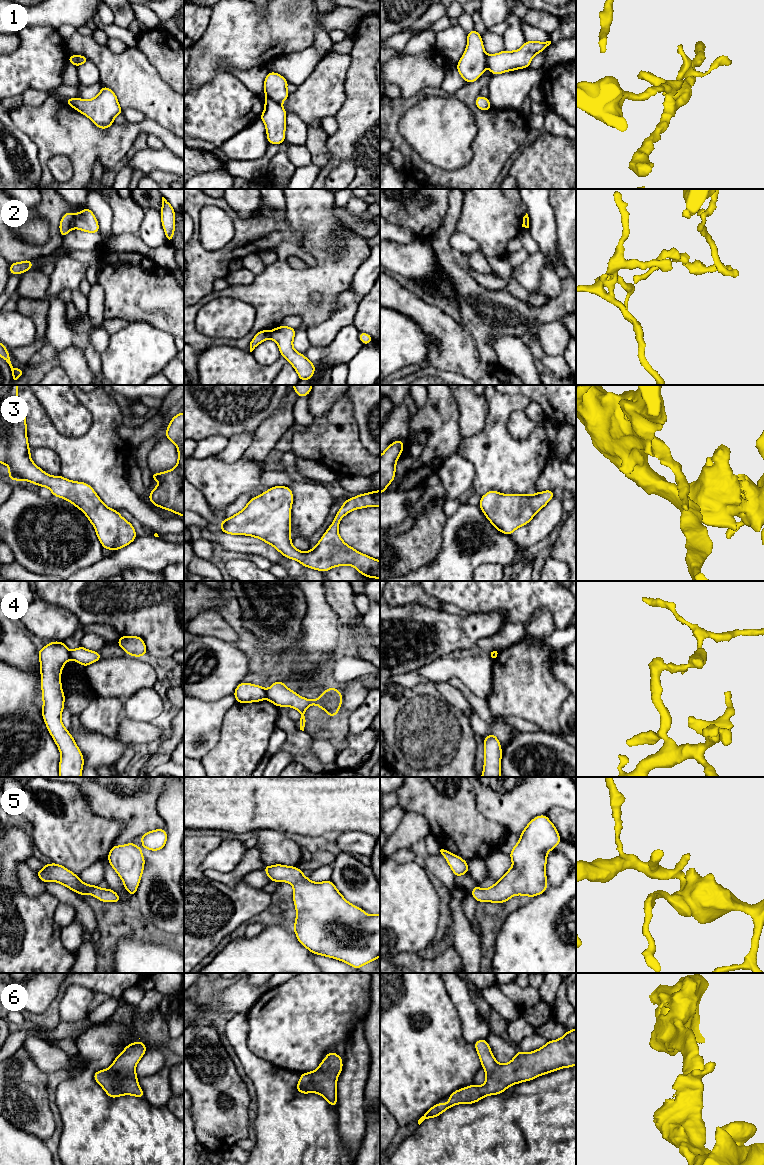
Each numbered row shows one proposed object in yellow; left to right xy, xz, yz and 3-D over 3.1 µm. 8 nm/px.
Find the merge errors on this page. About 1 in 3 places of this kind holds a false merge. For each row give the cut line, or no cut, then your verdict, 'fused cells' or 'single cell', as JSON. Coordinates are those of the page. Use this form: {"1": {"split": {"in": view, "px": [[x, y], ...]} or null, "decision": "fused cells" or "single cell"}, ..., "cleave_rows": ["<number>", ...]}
{"1": {"split": {"in": "xz", "px": [[267, 97], [280, 103]]}, "decision": "fused cells"}, "2": {"split": {"in": "xy", "px": [[75, 214], [72, 227]]}, "decision": "fused cells"}, "3": {"split": null, "decision": "single cell"}, "4": {"split": {"in": "xz", "px": [[265, 690], [266, 698]]}, "decision": "fused cells"}, "5": {"split": null, "decision": "single cell"}, "6": {"split": null, "decision": "single cell"}, "cleave_rows": ["1", "2", "4"]}

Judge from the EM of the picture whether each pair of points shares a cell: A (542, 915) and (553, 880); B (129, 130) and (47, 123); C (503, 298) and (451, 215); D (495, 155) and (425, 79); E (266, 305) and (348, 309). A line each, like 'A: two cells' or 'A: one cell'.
A: two cells
B: one cell
C: one cell
D: two cells
E: two cells

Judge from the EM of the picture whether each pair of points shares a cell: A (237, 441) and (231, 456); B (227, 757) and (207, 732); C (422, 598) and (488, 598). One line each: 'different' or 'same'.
A: same
B: different
C: different

